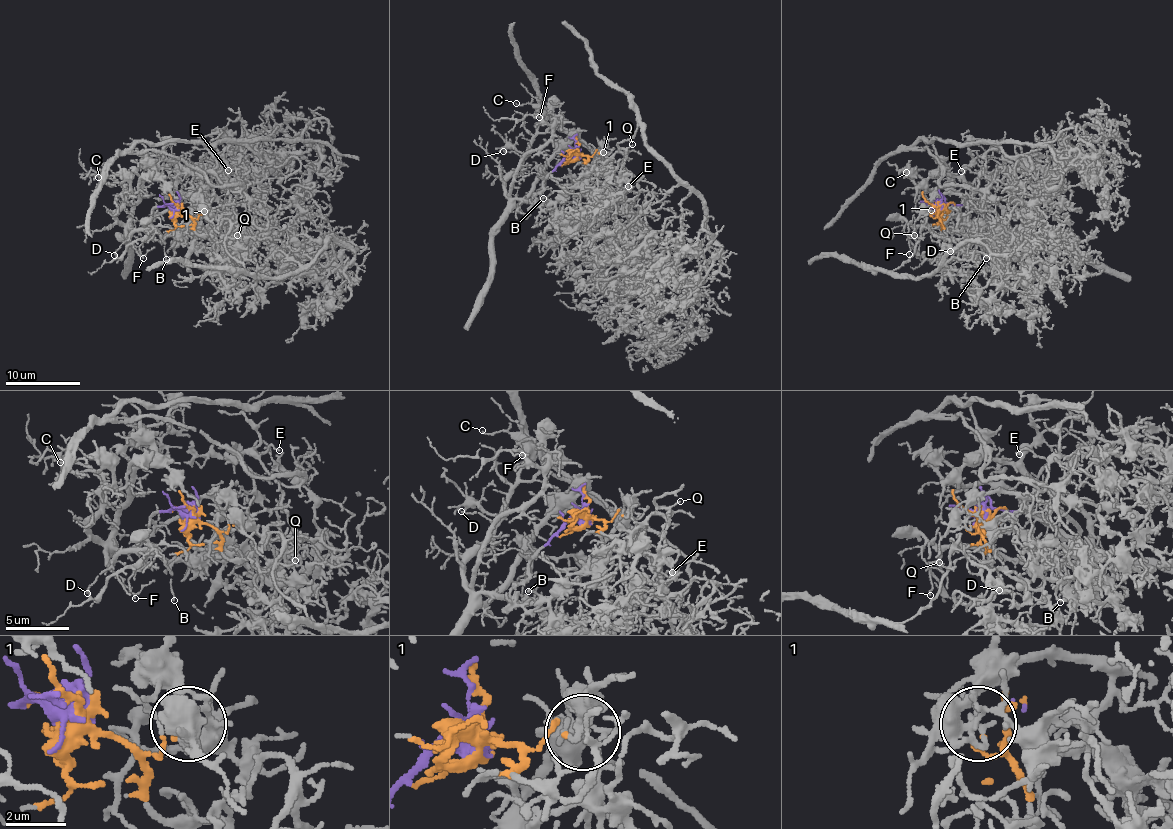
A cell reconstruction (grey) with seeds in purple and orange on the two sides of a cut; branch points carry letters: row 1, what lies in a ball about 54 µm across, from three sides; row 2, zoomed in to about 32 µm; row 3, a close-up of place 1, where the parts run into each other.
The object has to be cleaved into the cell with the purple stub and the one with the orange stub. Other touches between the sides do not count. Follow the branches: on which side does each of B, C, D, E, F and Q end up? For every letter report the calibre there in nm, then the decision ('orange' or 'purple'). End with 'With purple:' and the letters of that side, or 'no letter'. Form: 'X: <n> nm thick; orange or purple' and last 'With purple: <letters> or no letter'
B: 110 nm thick; orange
C: 120 nm thick; purple
D: 130 nm thick; purple
E: 120 nm thick; orange
F: 90 nm thick; purple
Q: 110 nm thick; orange
With purple: C, D, F

